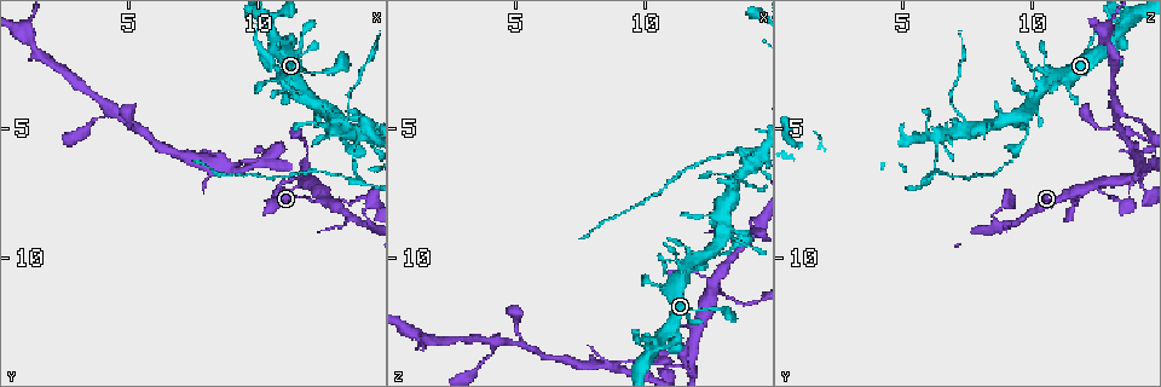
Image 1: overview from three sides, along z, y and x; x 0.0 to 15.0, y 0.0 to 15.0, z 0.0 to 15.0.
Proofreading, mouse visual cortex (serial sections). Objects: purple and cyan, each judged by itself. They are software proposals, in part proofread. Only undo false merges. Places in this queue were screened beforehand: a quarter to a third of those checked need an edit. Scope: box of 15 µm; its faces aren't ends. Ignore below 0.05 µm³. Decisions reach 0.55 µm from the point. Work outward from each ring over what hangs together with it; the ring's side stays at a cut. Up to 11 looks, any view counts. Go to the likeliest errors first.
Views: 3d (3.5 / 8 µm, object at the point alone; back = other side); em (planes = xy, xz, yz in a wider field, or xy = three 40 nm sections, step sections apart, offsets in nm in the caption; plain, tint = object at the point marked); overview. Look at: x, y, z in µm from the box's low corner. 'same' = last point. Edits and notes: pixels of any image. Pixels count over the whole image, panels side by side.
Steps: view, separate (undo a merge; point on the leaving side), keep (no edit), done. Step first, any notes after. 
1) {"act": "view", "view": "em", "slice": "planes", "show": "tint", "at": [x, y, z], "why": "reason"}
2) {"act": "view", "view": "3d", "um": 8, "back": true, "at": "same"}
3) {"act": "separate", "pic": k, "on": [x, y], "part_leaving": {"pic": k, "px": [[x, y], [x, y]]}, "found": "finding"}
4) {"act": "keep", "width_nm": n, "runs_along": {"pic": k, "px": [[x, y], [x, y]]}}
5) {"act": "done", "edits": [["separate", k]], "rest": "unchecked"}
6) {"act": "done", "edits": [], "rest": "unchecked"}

{"act": "view", "view": "3d", "um": 3.5, "at": [12.5, 7.8, 10.9], "why": "three-way junction"}

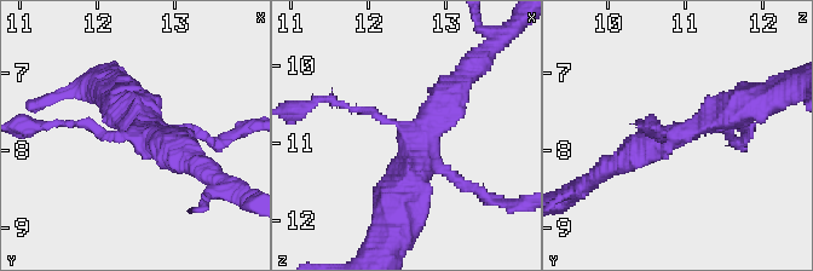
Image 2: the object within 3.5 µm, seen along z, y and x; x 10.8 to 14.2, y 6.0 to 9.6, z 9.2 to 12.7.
{"act": "view", "view": "em", "slice": "xy", "step": 5, "show": "tint", "at": [12.45, 7.80, 10.85], "why": "need the tissue"}

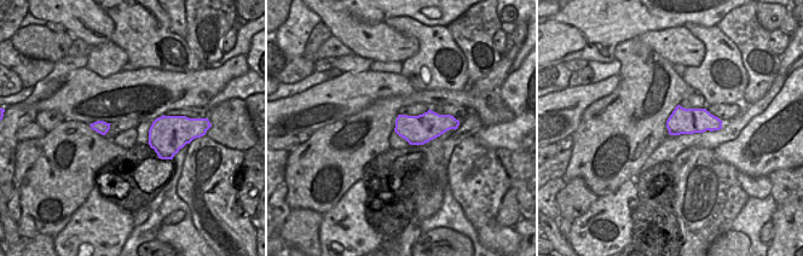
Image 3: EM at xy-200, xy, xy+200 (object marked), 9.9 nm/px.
{"act": "view", "view": "em", "slice": "xy", "step": 3, "show": "tint", "at": "same", "why": "cut it another way"}

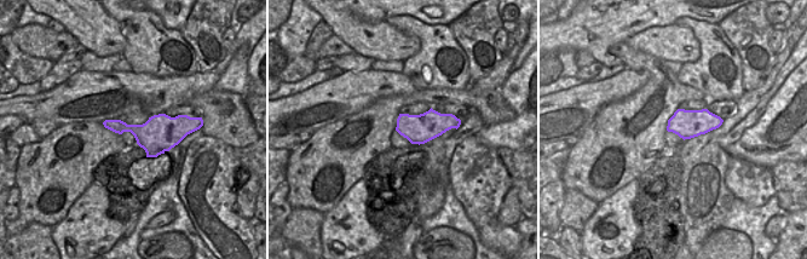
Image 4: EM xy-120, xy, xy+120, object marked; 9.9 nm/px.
{"act": "keep", "runs_along": {"pic": 2, "px": [[332, 101], [373, 110], [410, 138], [403, 197]]}, "found": "all the same cell"}

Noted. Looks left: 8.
{"act": "view", "view": "3d", "um": 3.5, "at": [11.0, 7.1, 14.3], "why": "thick turns thin"}

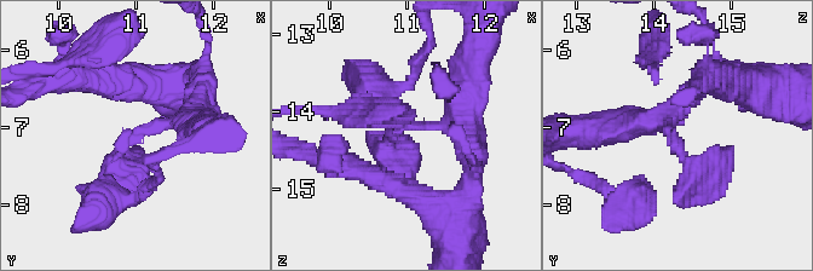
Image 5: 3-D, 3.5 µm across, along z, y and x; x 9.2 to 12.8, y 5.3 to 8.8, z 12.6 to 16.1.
{"act": "view", "view": "em", "slice": "xy", "step": 5, "show": "tint", "at": [10.95, 7.15, 14.25], "arms": 3, "arm_widths_nm": [250, 300, 400], "why": "need the tissue"}

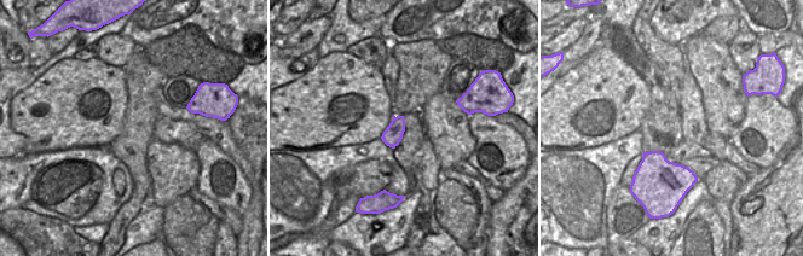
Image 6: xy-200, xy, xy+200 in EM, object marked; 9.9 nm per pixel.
{"act": "keep", "runs_along": {"pic": 5, "px": [[467, 110], [392, 136], [403, 184]]}, "found": "one cell here"}

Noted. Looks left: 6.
{"act": "view", "view": "3d", "um": 3.5, "at": [11.3, 3.1, 10.8], "why": "a fork"}

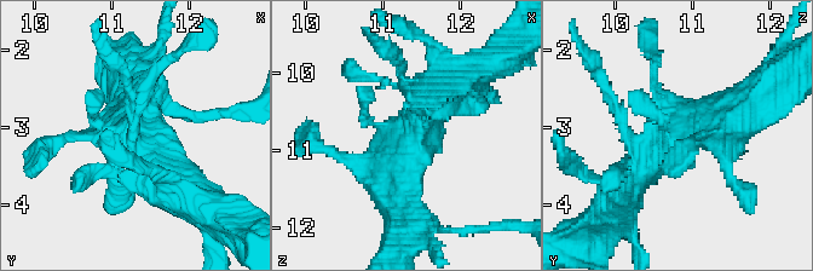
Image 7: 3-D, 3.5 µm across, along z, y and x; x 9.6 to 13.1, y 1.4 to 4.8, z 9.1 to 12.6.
{"act": "view", "view": "em", "slice": "xy", "step": 3, "show": "tint", "at": [11.35, 3.05, 10.80], "why": "need the tissue"}

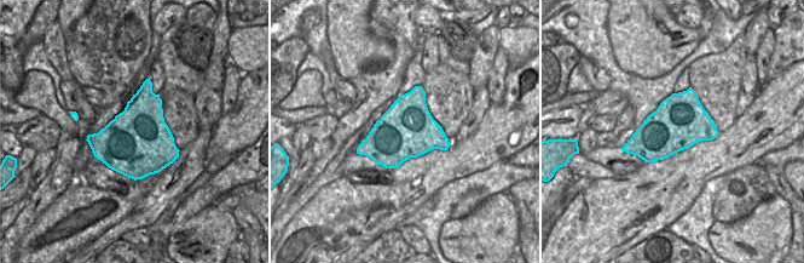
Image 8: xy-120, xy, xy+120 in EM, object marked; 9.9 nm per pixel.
{"act": "keep", "runs_along": {"pic": 7, "px": [[747, 105], [667, 134], [626, 186]]}, "found": "continuous, no second cell"}

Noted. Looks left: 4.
{"act": "view", "view": "3d", "um": 3.5, "at": [13.4, 4.8, 7.4], "why": "arms part here"}

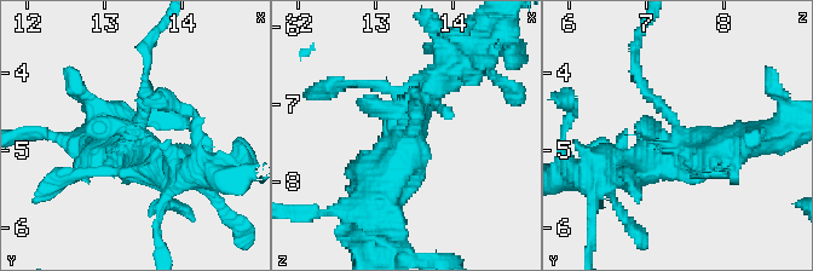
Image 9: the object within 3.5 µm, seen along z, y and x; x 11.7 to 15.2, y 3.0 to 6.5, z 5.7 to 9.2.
{"act": "separate", "pic": 9, "on": [646, 92], "part_leaving": {"pic": 9, "px": [[675, 122], [641, 85], [639, 33]]}, "found": "two cells meet here"}

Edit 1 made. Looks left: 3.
{"act": "view", "view": "overview", "why": "redraw"}

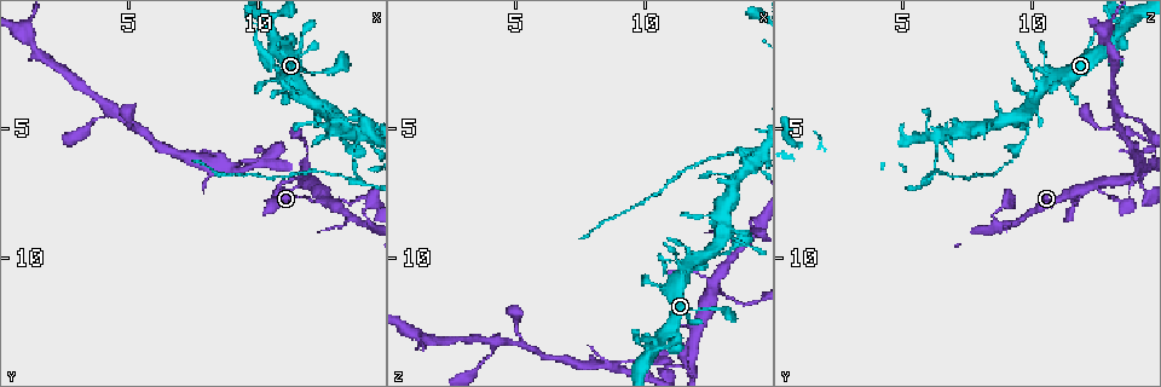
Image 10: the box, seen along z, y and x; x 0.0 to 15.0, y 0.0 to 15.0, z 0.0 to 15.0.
{"act": "view", "view": "3d", "um": 3.5, "at": [13.9, 7.0, 5.9], "why": "branch point"}

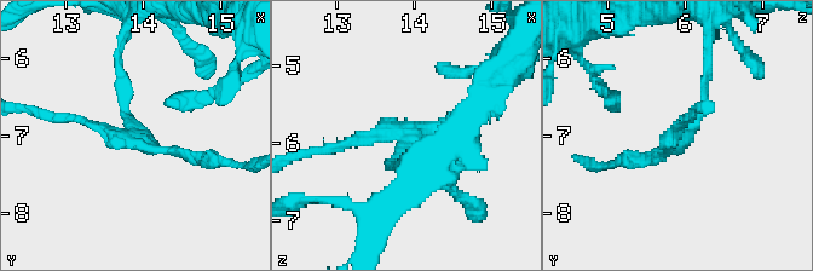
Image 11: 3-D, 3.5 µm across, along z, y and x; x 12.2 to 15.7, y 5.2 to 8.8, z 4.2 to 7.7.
{"act": "view", "view": "em", "slice": "xy", "step": 3, "show": "tint", "at": [13.95, 7.00, 6.00], "arms": 3, "arm_widths_nm": [150, 150, 150]}

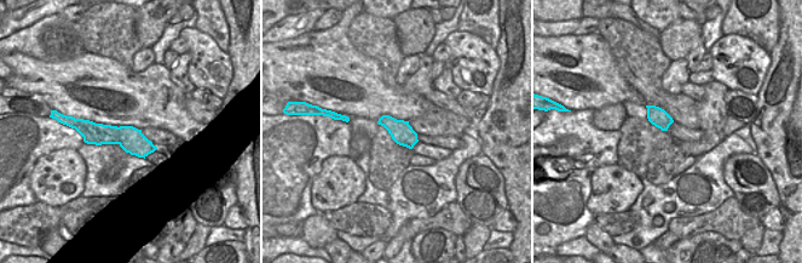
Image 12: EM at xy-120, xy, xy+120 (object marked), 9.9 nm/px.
{"act": "separate", "pic": 11, "on": [188, 154], "part_leaving": {"pic": 11, "px": [[131, 133], [34, 111]]}, "found": "two cells meet here"}

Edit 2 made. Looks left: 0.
{"act": "done", "edits": [["separate", 9], ["separate", 11]], "rest": "unchecked"}

